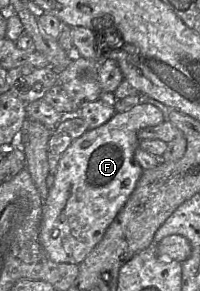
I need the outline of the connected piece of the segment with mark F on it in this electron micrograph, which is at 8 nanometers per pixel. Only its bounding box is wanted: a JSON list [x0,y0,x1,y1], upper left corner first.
[39,104,163,265]

